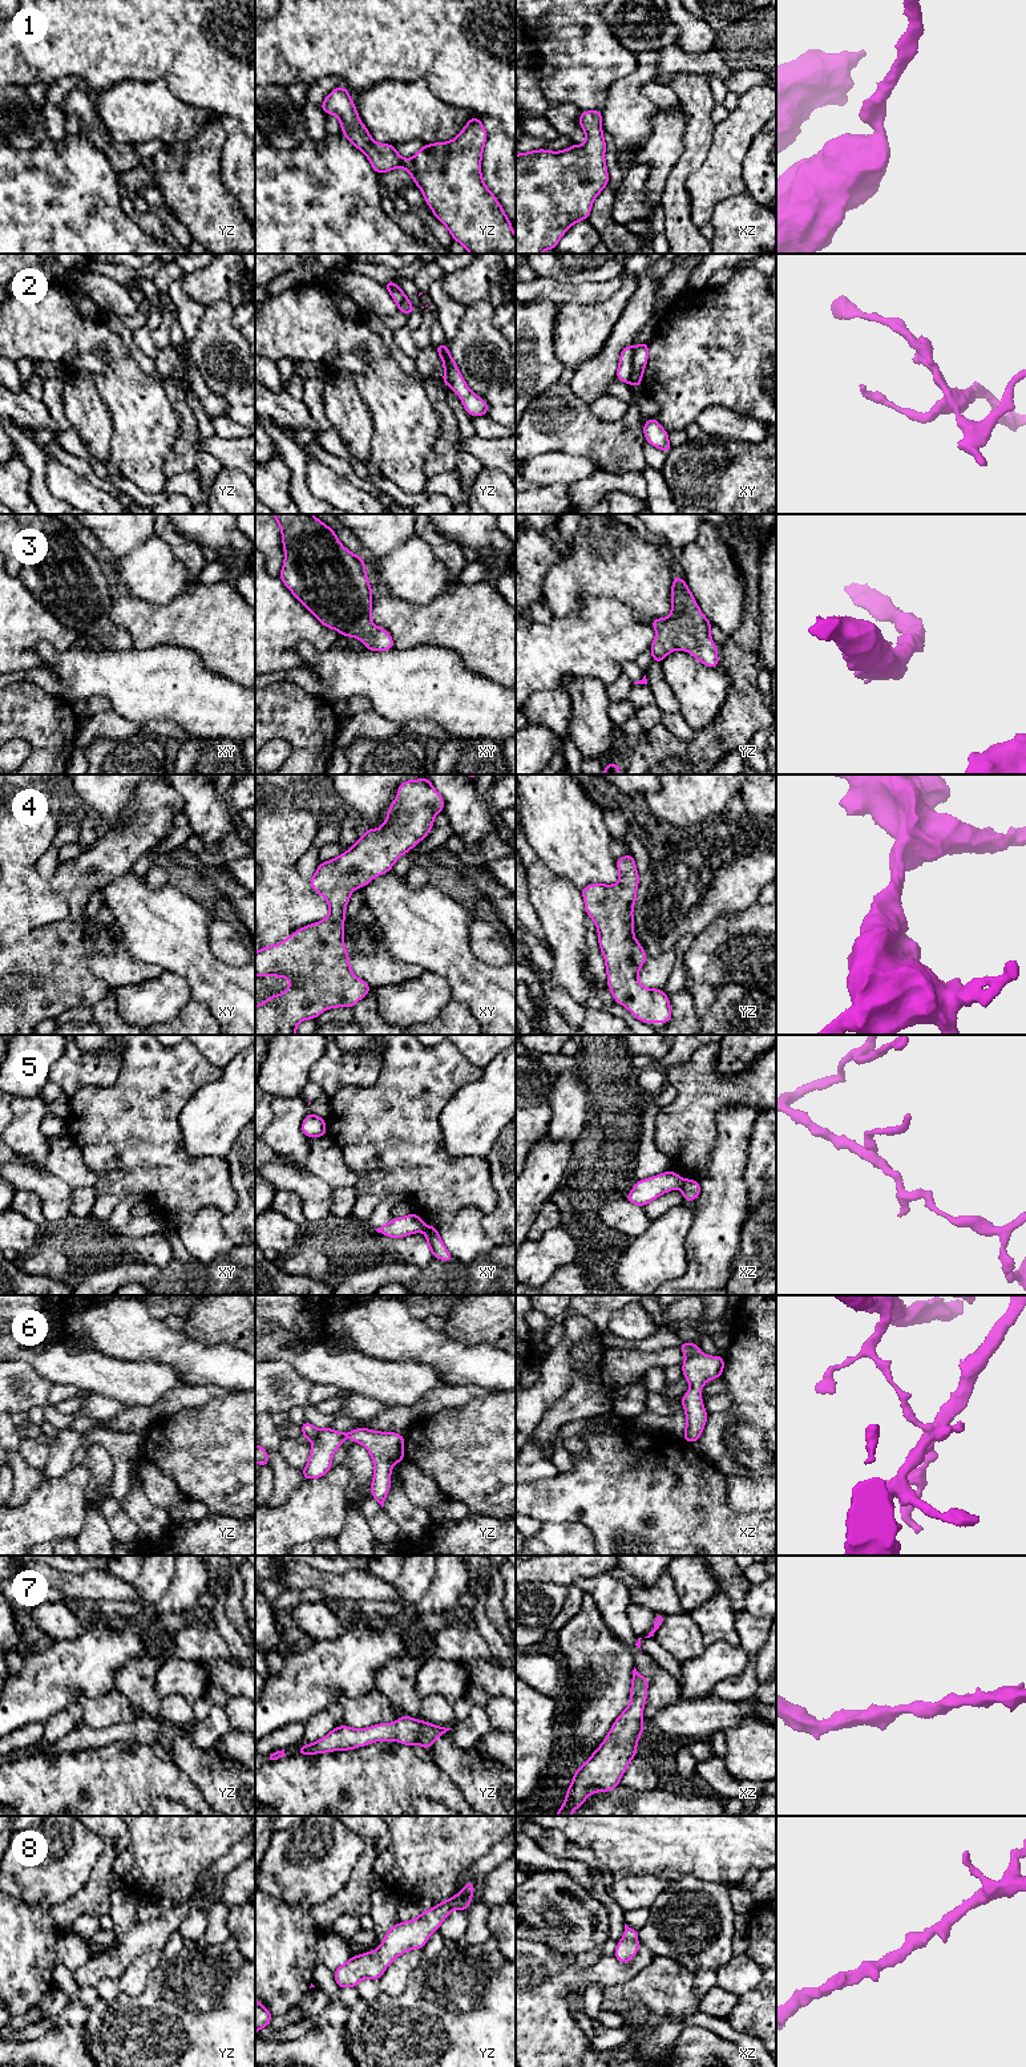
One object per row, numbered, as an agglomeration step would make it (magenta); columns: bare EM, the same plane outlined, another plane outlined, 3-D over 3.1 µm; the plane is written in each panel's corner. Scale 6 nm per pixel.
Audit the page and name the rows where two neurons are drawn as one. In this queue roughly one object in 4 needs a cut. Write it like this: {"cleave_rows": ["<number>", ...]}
{"cleave_rows": ["2", "5", "6"]}

